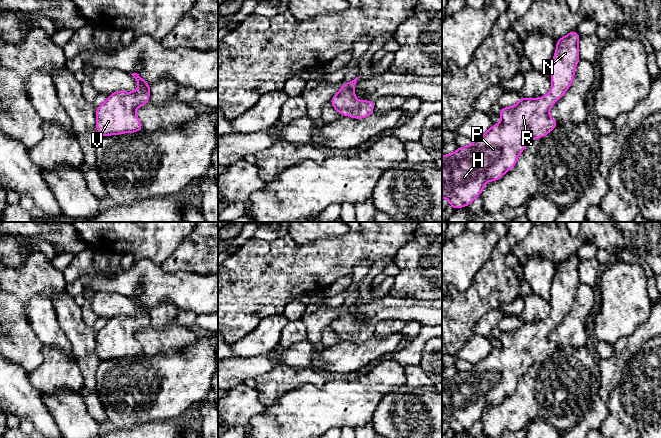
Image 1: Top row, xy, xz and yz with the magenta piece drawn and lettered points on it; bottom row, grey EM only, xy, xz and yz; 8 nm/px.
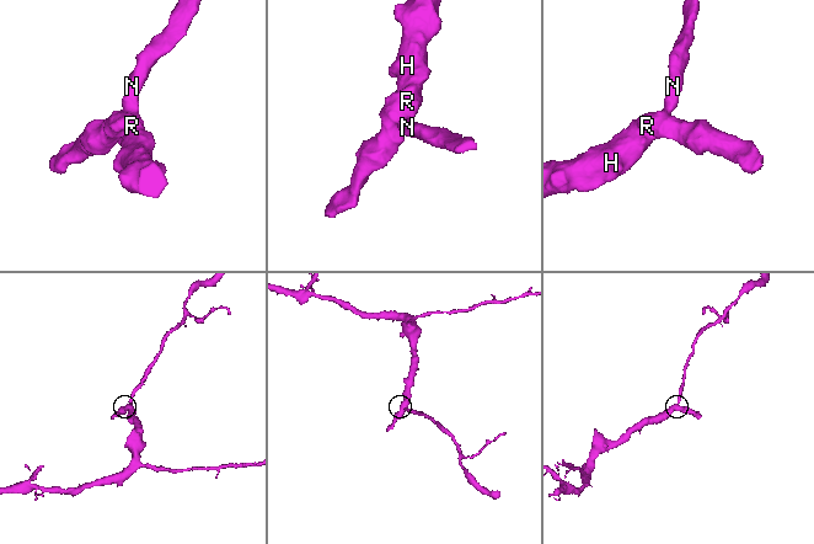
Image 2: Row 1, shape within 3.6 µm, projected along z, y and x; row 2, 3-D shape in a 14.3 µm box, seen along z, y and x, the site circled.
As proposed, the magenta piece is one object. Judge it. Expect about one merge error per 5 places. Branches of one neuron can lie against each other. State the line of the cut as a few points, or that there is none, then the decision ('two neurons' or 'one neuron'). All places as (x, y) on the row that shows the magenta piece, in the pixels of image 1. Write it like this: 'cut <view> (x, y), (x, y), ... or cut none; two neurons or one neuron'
cut none; one neuron

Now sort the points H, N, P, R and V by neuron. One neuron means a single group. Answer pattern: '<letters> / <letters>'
H N P R V

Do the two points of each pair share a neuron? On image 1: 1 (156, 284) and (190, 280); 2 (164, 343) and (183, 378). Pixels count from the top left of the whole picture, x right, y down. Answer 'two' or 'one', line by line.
1: one
2: two

